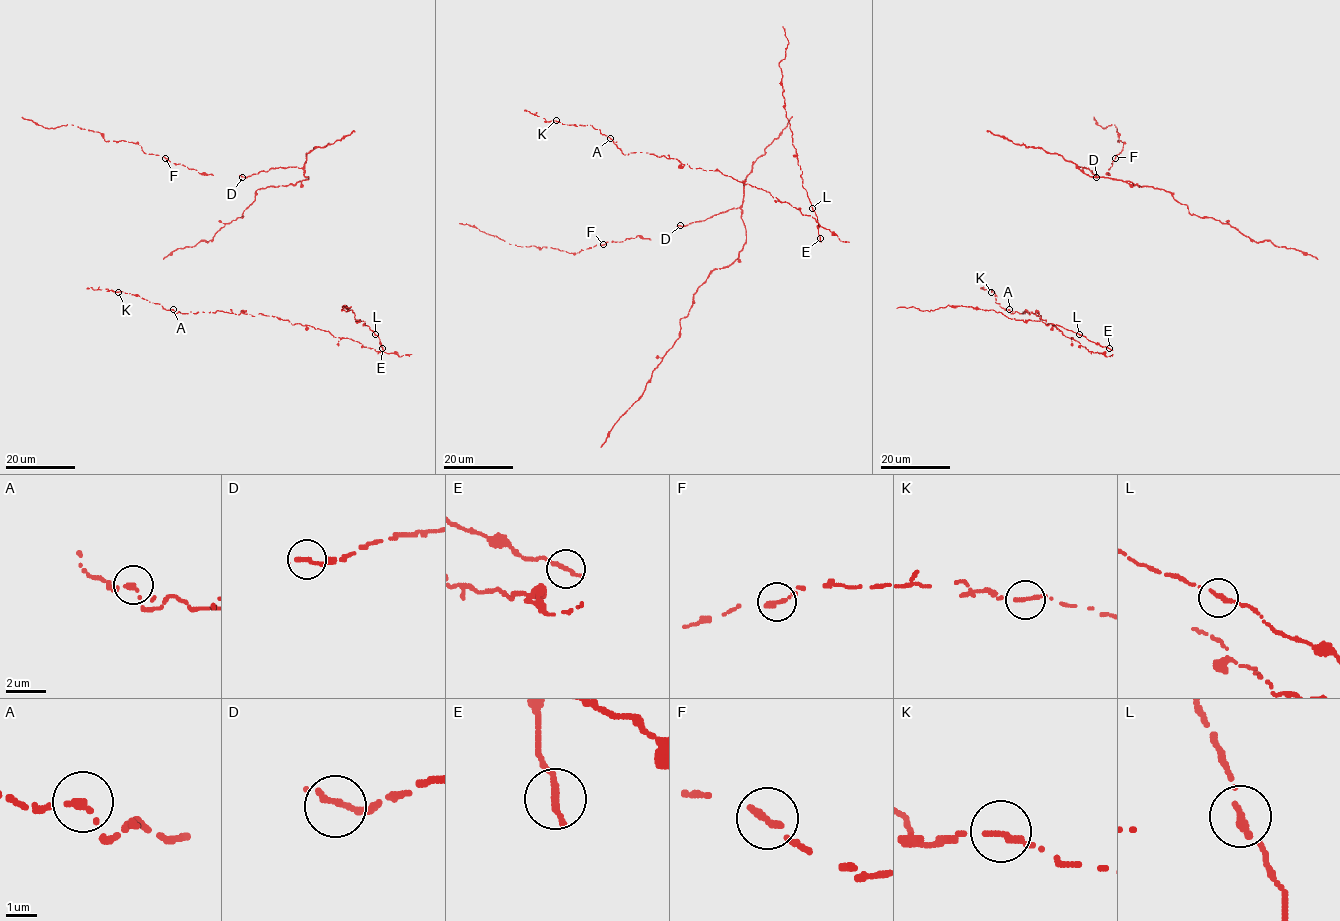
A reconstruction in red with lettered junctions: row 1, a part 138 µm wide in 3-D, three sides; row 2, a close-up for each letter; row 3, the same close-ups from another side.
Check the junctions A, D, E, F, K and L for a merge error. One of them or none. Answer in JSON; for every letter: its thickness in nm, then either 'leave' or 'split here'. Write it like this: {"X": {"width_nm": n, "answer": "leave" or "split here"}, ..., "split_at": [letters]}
{"A": {"width_nm": 260, "answer": "leave"}, "D": {"width_nm": 320, "answer": "leave"}, "E": {"width_nm": 280, "answer": "leave"}, "F": {"width_nm": 280, "answer": "leave"}, "K": {"width_nm": 280, "answer": "leave"}, "L": {"width_nm": 280, "answer": "leave"}, "split_at": []}

